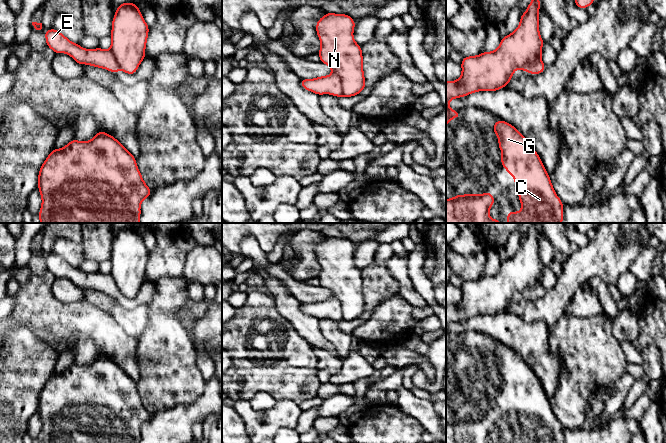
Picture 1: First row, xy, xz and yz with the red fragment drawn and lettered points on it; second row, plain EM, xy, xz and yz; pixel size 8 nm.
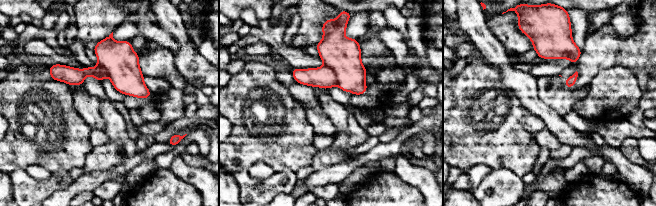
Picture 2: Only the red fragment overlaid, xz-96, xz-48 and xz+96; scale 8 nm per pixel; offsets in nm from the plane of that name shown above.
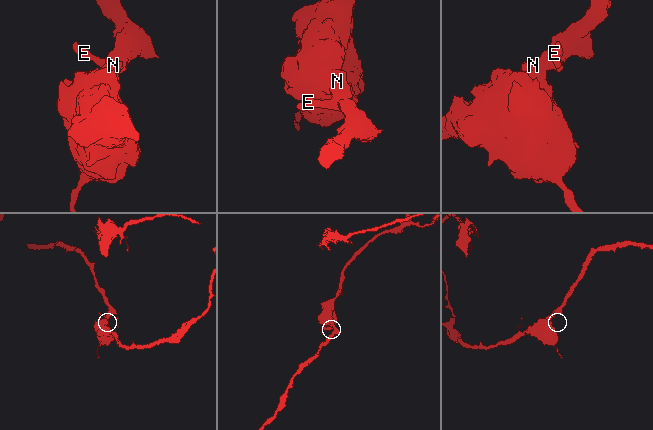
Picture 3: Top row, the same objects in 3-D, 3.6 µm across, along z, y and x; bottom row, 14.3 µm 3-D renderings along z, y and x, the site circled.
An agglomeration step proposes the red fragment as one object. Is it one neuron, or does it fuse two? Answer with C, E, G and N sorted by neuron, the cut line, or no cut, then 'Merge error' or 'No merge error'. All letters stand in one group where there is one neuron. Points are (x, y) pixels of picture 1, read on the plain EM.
Groups: C G N / E. Split along xz (333, 297), (340, 303), (343, 319). Merge error

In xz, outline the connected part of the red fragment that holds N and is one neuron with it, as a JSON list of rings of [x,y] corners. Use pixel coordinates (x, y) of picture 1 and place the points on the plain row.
[[[326,237],[316,247],[316,256],[321,266],[318,275],[320,286],[325,287],[333,298],[340,301],[343,320],[346,321],[358,319],[366,311],[362,274],[353,262],[354,252],[355,244],[346,238]]]

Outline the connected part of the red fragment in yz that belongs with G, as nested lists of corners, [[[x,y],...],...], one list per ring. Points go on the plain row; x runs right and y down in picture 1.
[[[503,344],[495,345],[493,352],[502,376],[501,389],[514,401],[522,429],[522,434],[516,437],[509,433],[507,443],[563,443],[564,428],[556,419],[550,400],[531,367],[513,349]]]

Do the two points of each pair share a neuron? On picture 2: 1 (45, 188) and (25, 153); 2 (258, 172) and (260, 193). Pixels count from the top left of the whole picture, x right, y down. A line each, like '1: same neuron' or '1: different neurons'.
1: different neurons
2: different neurons

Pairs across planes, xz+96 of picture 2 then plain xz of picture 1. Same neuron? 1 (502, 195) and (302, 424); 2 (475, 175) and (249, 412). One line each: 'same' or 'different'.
1: different
2: different

